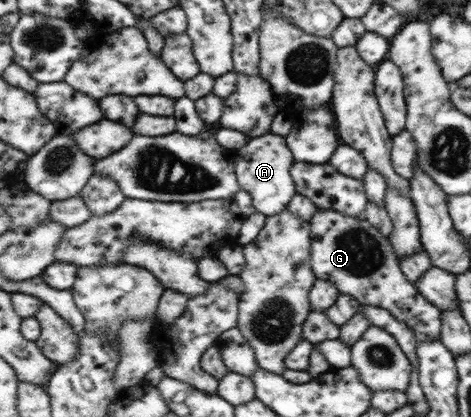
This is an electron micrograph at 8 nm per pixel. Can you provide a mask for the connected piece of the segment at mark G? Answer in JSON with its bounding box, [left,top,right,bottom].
[311,208,441,342]

